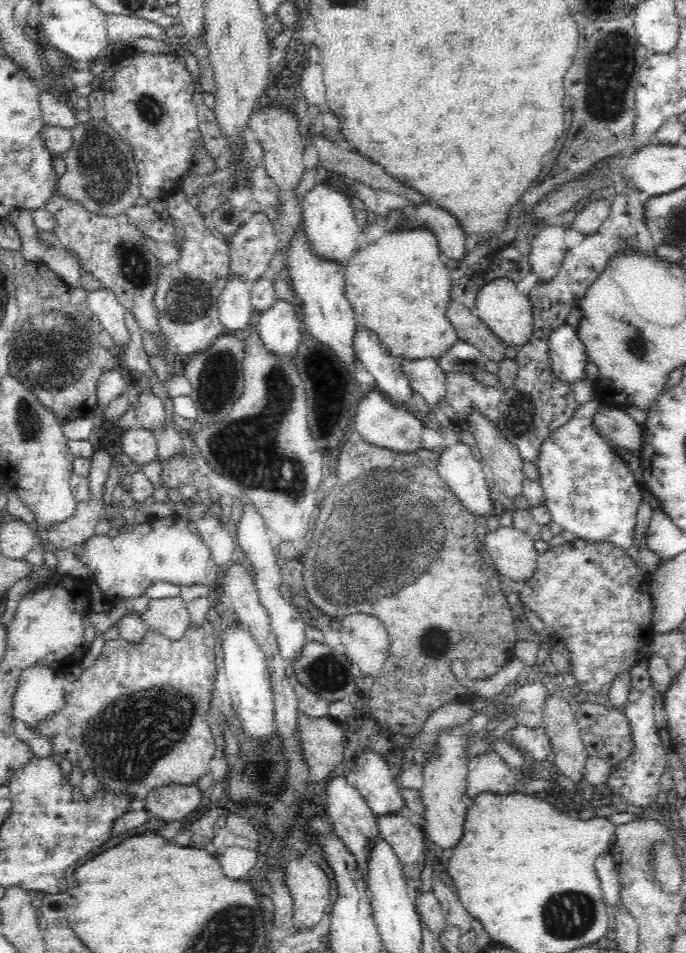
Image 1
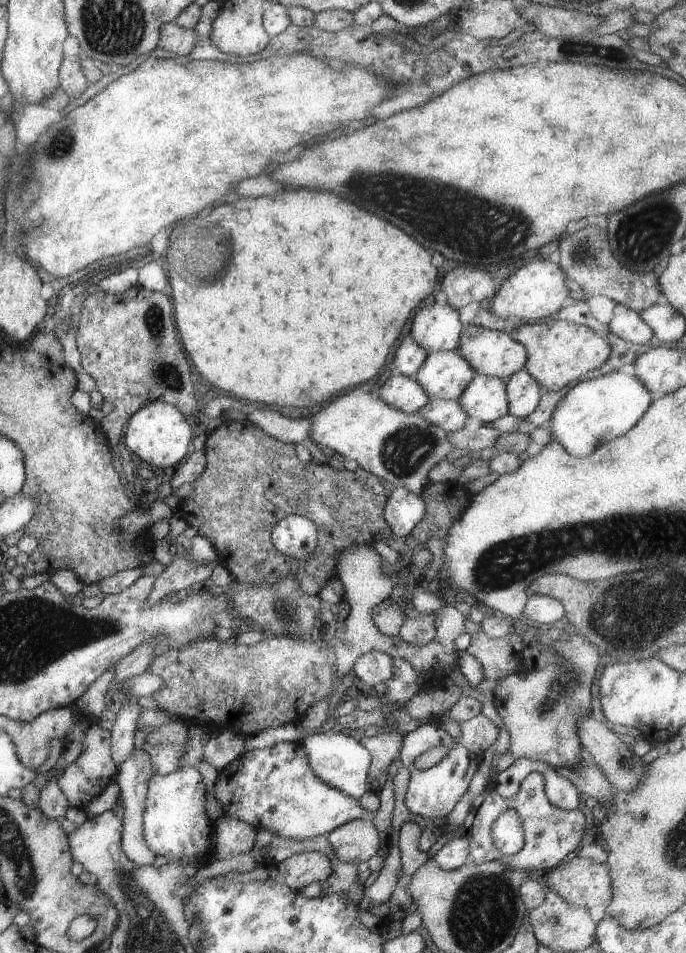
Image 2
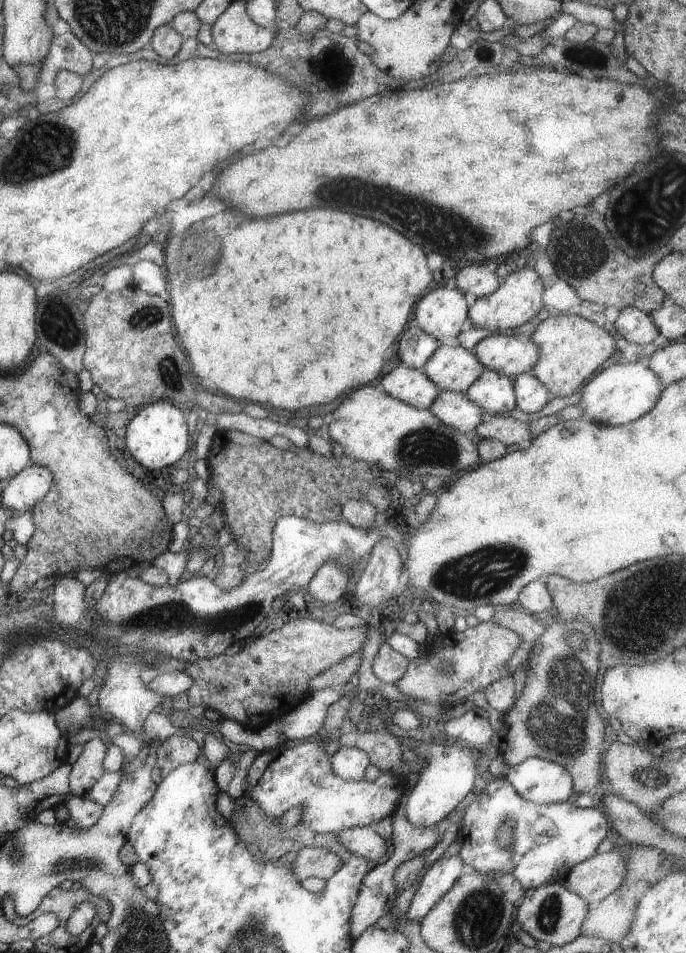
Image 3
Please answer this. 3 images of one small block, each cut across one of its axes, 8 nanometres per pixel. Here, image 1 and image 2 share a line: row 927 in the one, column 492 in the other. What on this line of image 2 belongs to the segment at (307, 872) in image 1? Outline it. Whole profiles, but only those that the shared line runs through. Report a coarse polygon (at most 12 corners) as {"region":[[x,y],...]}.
{"region":[[549,260],[518,268],[490,299],[496,318],[550,318],[572,295]]}

